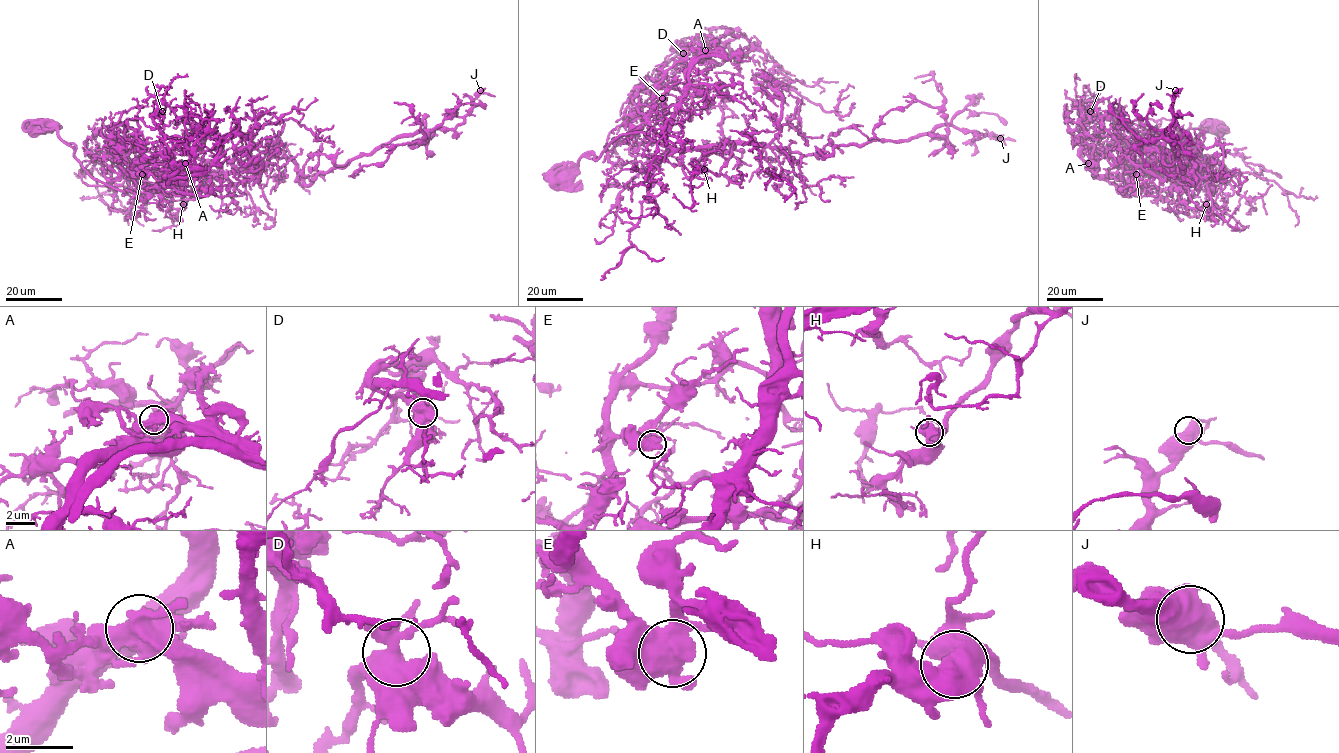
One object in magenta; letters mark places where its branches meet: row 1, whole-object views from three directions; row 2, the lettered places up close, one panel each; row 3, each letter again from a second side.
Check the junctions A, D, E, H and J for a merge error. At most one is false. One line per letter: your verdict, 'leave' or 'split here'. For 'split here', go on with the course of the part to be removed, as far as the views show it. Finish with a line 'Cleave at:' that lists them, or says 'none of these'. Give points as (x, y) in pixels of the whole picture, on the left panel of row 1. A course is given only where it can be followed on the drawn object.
A: split here | (185, 163), (195, 167), (196, 137), (217, 129)
D: leave
E: leave
H: leave
J: leave
Cleave at: A

